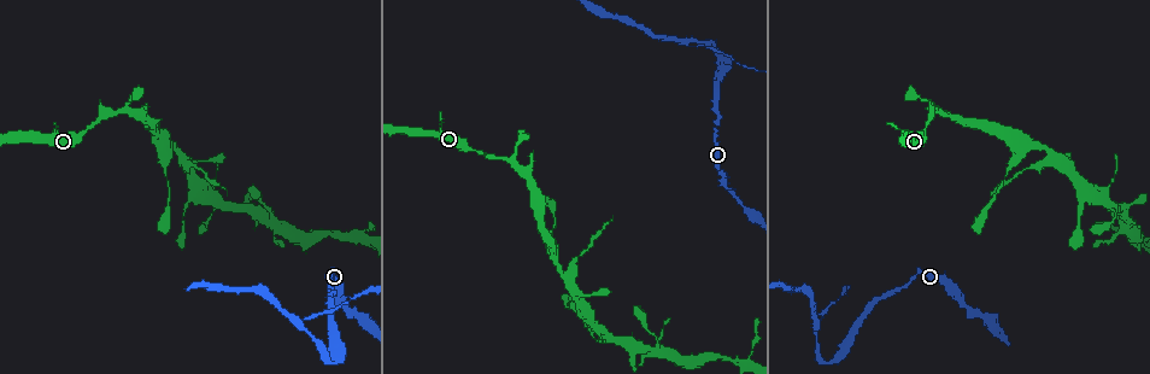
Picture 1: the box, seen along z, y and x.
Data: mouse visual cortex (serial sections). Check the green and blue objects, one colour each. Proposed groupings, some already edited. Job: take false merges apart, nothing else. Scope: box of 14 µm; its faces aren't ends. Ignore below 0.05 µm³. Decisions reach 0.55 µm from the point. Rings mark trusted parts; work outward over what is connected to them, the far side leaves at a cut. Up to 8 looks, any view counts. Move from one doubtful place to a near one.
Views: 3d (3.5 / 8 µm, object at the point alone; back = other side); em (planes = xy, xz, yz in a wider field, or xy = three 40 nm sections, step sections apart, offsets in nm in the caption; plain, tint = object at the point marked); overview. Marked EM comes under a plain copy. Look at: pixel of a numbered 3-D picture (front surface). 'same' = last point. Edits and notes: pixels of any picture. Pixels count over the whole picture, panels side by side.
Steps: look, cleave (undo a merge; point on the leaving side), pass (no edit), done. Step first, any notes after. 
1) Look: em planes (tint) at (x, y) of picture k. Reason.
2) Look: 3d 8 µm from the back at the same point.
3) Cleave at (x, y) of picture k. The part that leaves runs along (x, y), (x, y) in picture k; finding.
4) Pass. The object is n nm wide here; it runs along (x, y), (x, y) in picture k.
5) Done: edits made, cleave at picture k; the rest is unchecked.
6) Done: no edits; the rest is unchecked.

Look: em xy step 2 (tint) at (511, 161) of picture 1. Abrupt turn.

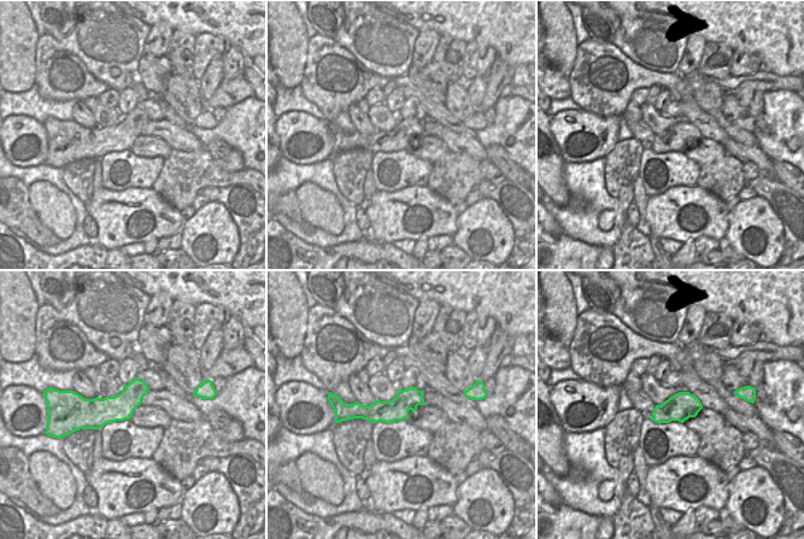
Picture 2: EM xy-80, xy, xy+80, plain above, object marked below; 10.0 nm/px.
Look: 3d 3.5 µm at the same point.

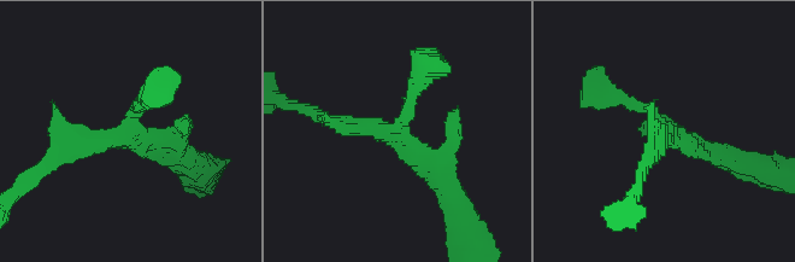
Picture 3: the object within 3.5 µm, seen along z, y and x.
Pass. The arms are 200, 200, 200 nm wide; it runs along (420, 393), (395, 410), (350, 412) in picture 2; one cell here.

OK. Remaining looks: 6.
Look: 3d 3.5 µm from the back at (182, 158) of picture 1. Sharp bend.

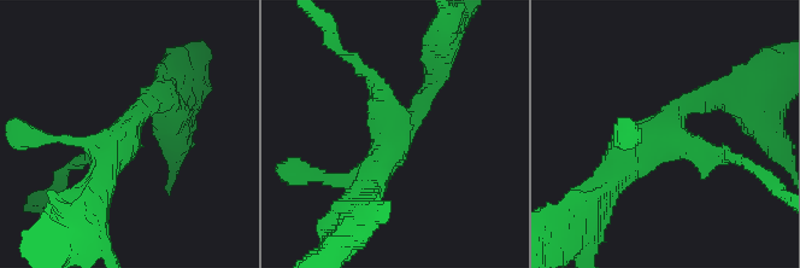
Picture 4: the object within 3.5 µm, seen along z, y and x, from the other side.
Look: em xy step 2 (tint) at (126, 132) of picture 4. 3 arms meet here; the arms are 250, 250, 400 nm wide; now the EM.

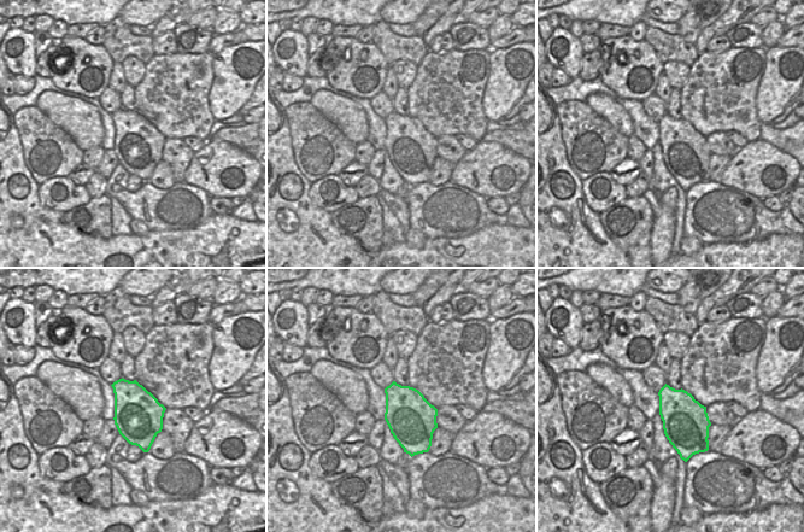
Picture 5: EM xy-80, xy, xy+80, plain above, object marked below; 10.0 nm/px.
Pass. The object is 480 nm wide here; it runs along (717, 93), (686, 104), (609, 182) in picture 4; one cell here.

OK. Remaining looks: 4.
Look: em xy step 2 (tint) at (747, 360) of picture 1. Sharp bend.

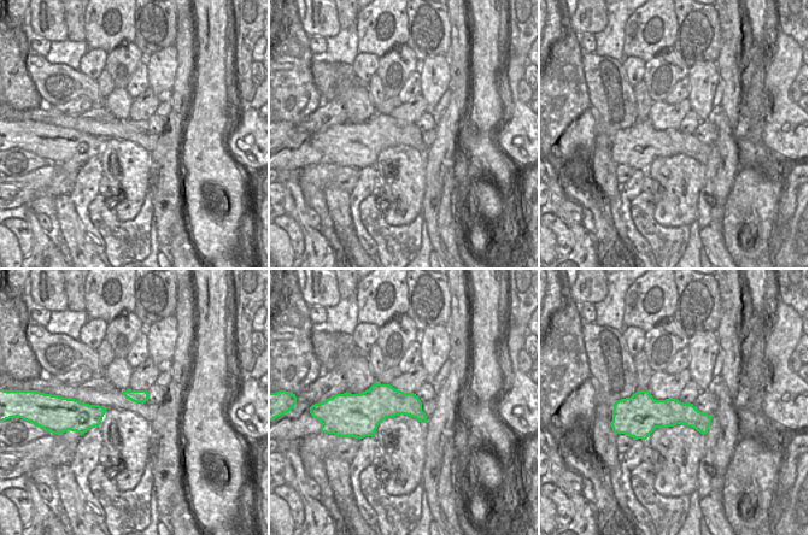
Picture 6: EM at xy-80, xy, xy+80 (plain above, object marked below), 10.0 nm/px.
Look: 3d 3.5 µm at the same point.

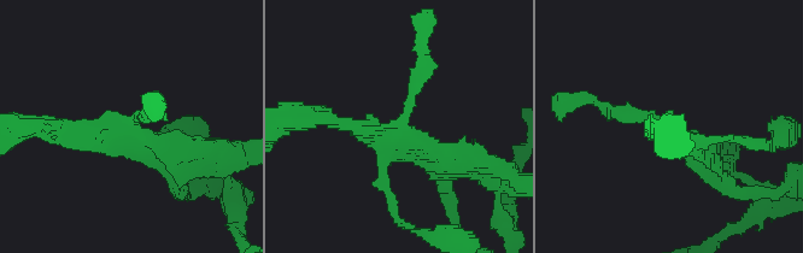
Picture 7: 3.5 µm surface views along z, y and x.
Pass. It runs along (321, 118), (387, 136), (425, 65) in picture 7; all the same cell.

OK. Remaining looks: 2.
Done: no edits; the rest is unchecked.

